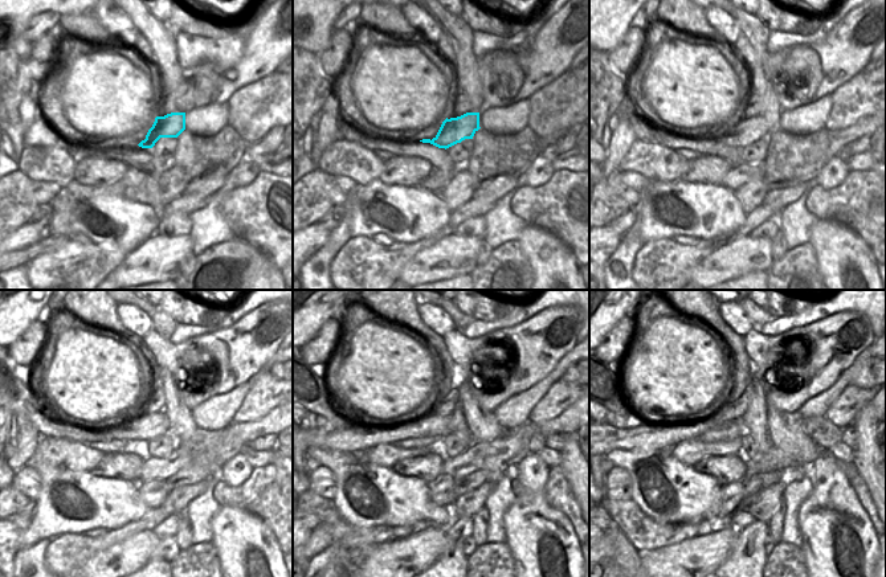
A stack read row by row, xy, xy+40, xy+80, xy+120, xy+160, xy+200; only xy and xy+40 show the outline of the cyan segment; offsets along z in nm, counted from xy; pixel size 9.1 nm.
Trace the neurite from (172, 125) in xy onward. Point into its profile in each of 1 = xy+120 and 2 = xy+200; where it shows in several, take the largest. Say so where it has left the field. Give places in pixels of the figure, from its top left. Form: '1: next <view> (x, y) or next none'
1: next xy+120 (137, 428)
2: next xy+200 (645, 436)

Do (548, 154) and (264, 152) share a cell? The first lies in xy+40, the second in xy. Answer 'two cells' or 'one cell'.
one cell

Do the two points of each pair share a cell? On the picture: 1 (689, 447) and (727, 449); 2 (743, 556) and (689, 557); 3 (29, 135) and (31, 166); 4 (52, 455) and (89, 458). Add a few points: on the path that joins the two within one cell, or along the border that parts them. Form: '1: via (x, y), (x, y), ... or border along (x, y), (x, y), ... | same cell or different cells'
1: via (698, 449), (718, 449) | same cell
2: border along (739, 531), (730, 553), (721, 563) | different cells
3: border along (25, 144), (56, 146) | different cells
4: via (61, 455), (80, 458) | same cell

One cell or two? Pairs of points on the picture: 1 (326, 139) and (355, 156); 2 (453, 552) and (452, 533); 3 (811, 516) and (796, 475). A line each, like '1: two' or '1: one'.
1: two
2: one
3: two

